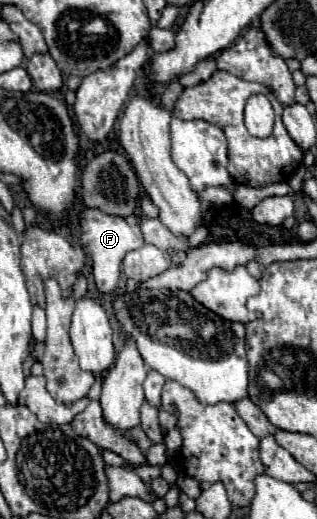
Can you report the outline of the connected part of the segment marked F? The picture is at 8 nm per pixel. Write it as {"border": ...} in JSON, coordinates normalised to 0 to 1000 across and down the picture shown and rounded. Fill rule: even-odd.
{"border":[[[262,401],[262,412],[256,412],[256,474],[293,497],[293,528],[300,528],[306,555],[319,563],[356,563],[369,555],[375,516],[382,516],[388,493],[401,486],[451,474],[451,451],[438,443],[438,432],[407,435],[375,416],[338,416],[331,408],[312,408],[312,405],[293,405],[293,401]]]}

